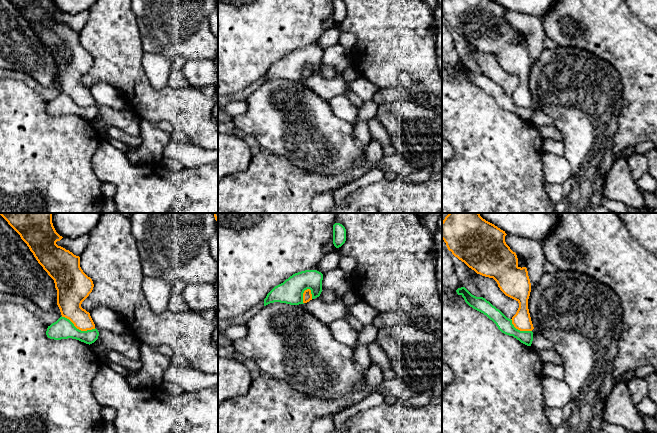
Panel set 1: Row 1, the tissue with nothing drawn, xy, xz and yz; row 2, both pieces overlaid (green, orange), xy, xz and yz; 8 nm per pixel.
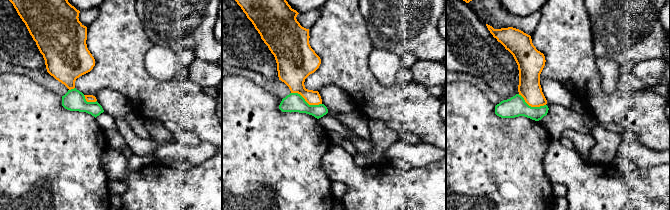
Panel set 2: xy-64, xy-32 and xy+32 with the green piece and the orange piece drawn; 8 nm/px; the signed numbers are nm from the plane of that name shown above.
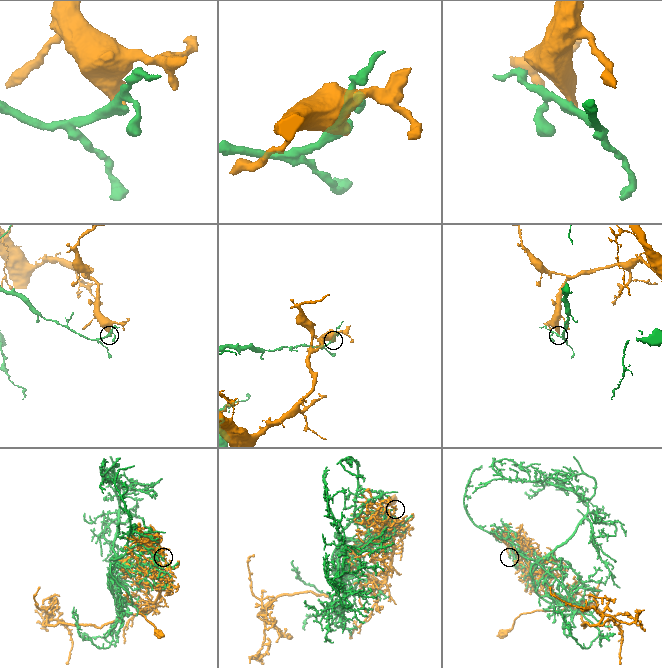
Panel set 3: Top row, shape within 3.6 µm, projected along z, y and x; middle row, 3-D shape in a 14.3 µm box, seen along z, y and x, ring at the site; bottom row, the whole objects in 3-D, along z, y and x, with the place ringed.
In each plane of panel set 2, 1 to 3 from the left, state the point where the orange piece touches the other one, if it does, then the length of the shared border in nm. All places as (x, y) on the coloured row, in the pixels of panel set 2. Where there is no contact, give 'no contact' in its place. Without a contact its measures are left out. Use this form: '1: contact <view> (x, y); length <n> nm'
1: contact xy-64 (89, 102); length 120 nm
2: contact xy-32 (305, 101); length 260 nm
3: contact xy+32 (530, 106); length 240 nm

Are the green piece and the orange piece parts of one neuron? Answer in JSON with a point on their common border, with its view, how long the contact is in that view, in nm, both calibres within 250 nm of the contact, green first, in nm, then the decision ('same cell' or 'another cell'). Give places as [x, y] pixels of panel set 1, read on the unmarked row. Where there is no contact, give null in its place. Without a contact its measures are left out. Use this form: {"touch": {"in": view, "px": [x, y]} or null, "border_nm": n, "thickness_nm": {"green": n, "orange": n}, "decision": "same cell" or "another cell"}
{"touch": {"in": "xy", "px": [78, 105]}, "border_nm": 300, "thickness_nm": {"green": 170, "orange": 200}, "decision": "another cell"}

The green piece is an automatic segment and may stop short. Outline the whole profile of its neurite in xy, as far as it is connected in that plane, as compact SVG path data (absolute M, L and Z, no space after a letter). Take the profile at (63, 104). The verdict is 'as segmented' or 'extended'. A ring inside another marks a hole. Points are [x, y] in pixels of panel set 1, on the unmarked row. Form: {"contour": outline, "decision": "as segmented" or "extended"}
{"contour": "M61 92L56 98L48 102L46 111L54 116L72 114L90 121L98 115L99 108L96 104L81 107L69 95Z", "decision": "as segmented"}

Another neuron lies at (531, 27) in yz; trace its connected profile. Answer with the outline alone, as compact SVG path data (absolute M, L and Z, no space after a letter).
M506 11L505 18L513 28L525 36L531 64L533 64L543 51L544 40L547 37L542 20L516 11Z

